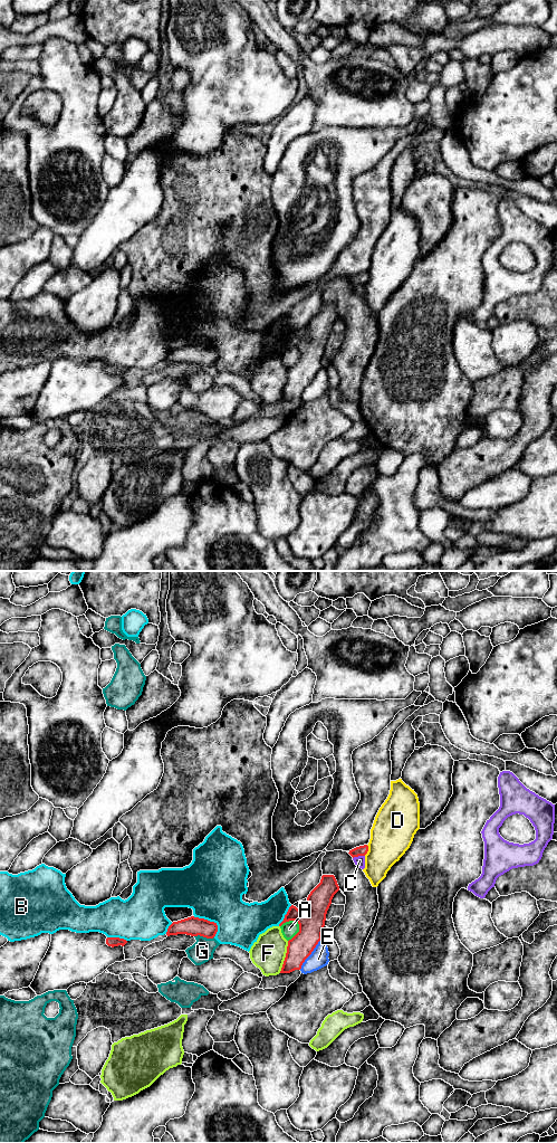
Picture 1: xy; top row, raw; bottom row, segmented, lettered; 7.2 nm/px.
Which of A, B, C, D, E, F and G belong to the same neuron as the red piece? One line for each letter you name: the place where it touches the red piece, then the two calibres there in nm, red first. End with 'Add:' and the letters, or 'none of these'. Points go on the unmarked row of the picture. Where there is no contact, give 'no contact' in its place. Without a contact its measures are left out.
Add: none of these

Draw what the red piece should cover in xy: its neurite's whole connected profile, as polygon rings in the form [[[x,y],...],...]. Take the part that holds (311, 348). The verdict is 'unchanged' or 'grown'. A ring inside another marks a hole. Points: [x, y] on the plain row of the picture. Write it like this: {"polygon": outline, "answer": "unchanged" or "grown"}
{"polygon": [[[323,303],[320,311],[308,323],[307,335],[304,339],[299,339],[294,333],[289,335],[279,354],[289,349],[297,349],[299,352],[299,360],[288,369],[287,381],[280,401],[290,401],[295,398],[300,398],[305,388],[311,382],[318,370],[323,366],[321,361],[325,354],[326,342],[334,323],[338,318],[339,314],[335,304]]], "answer": "unchanged"}

